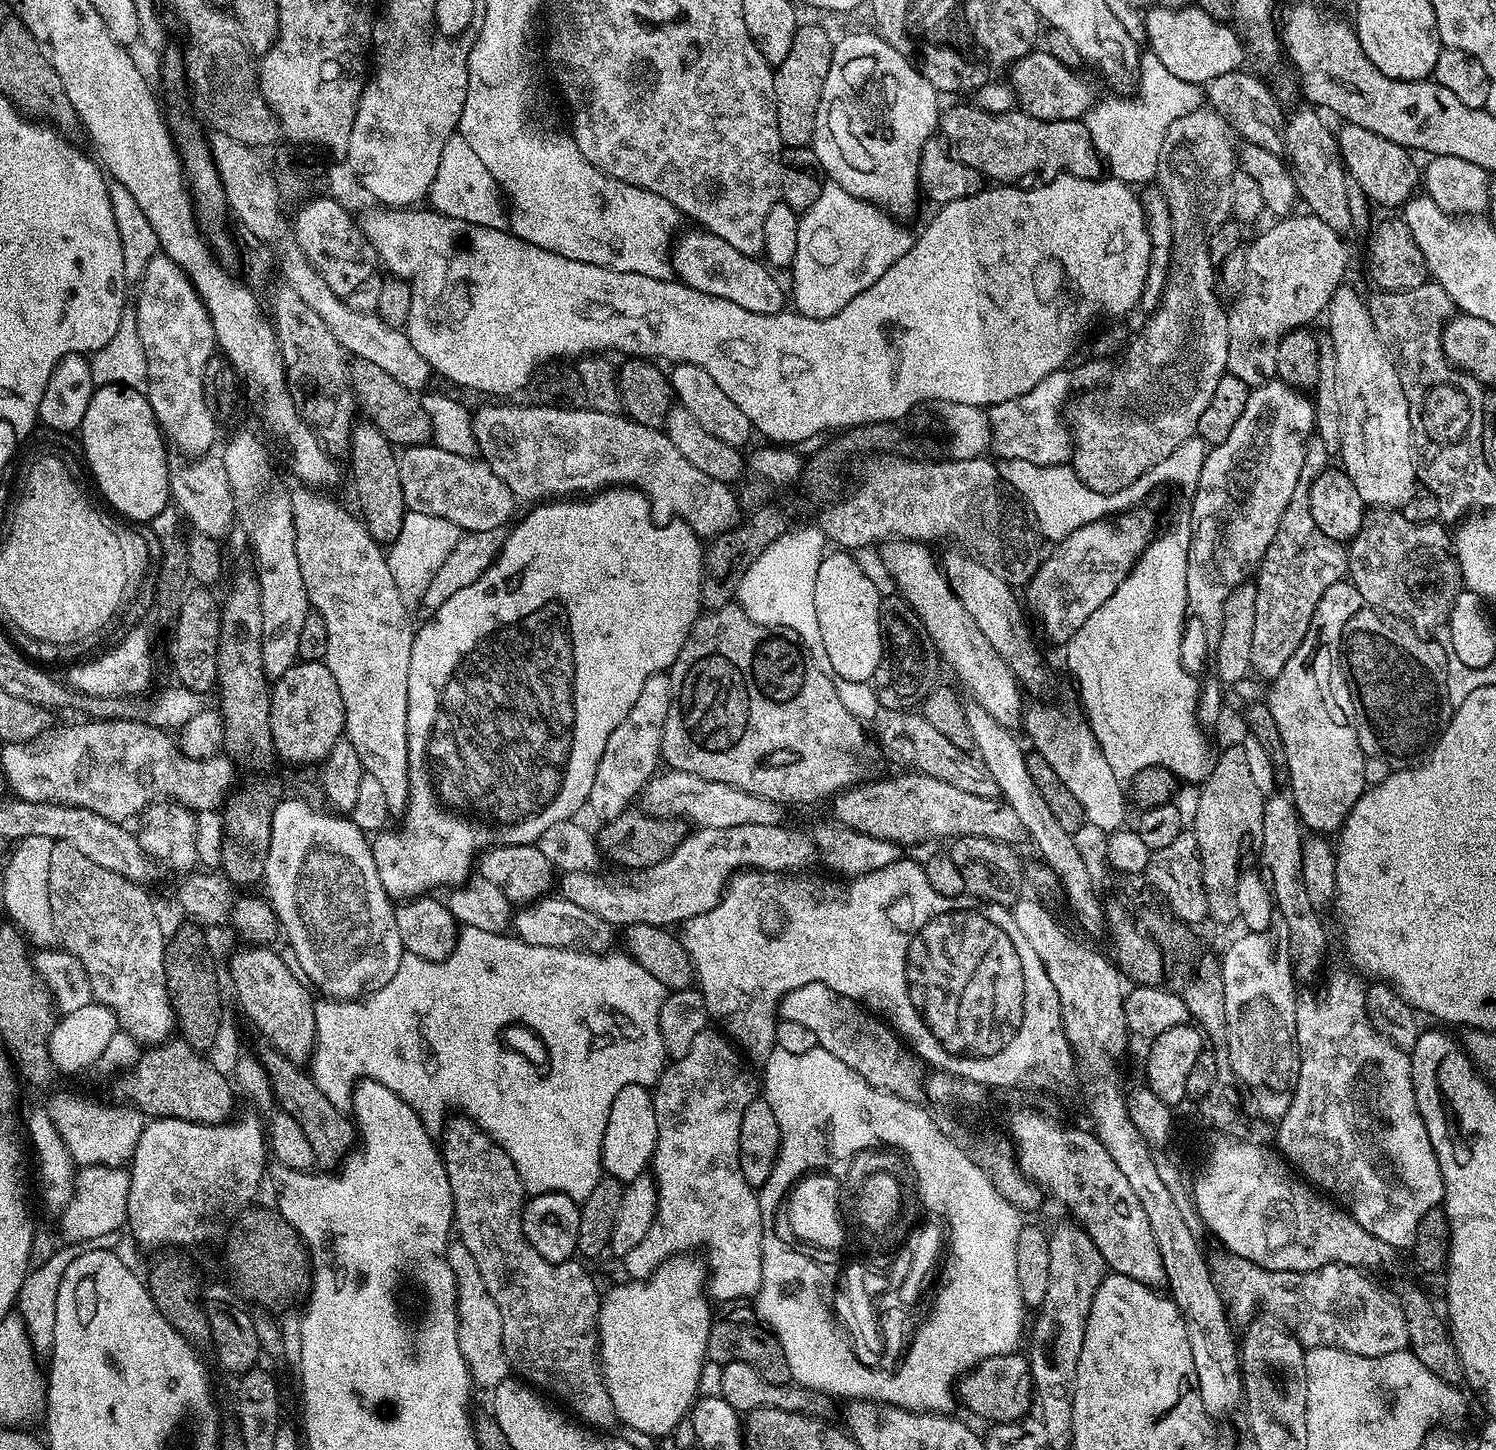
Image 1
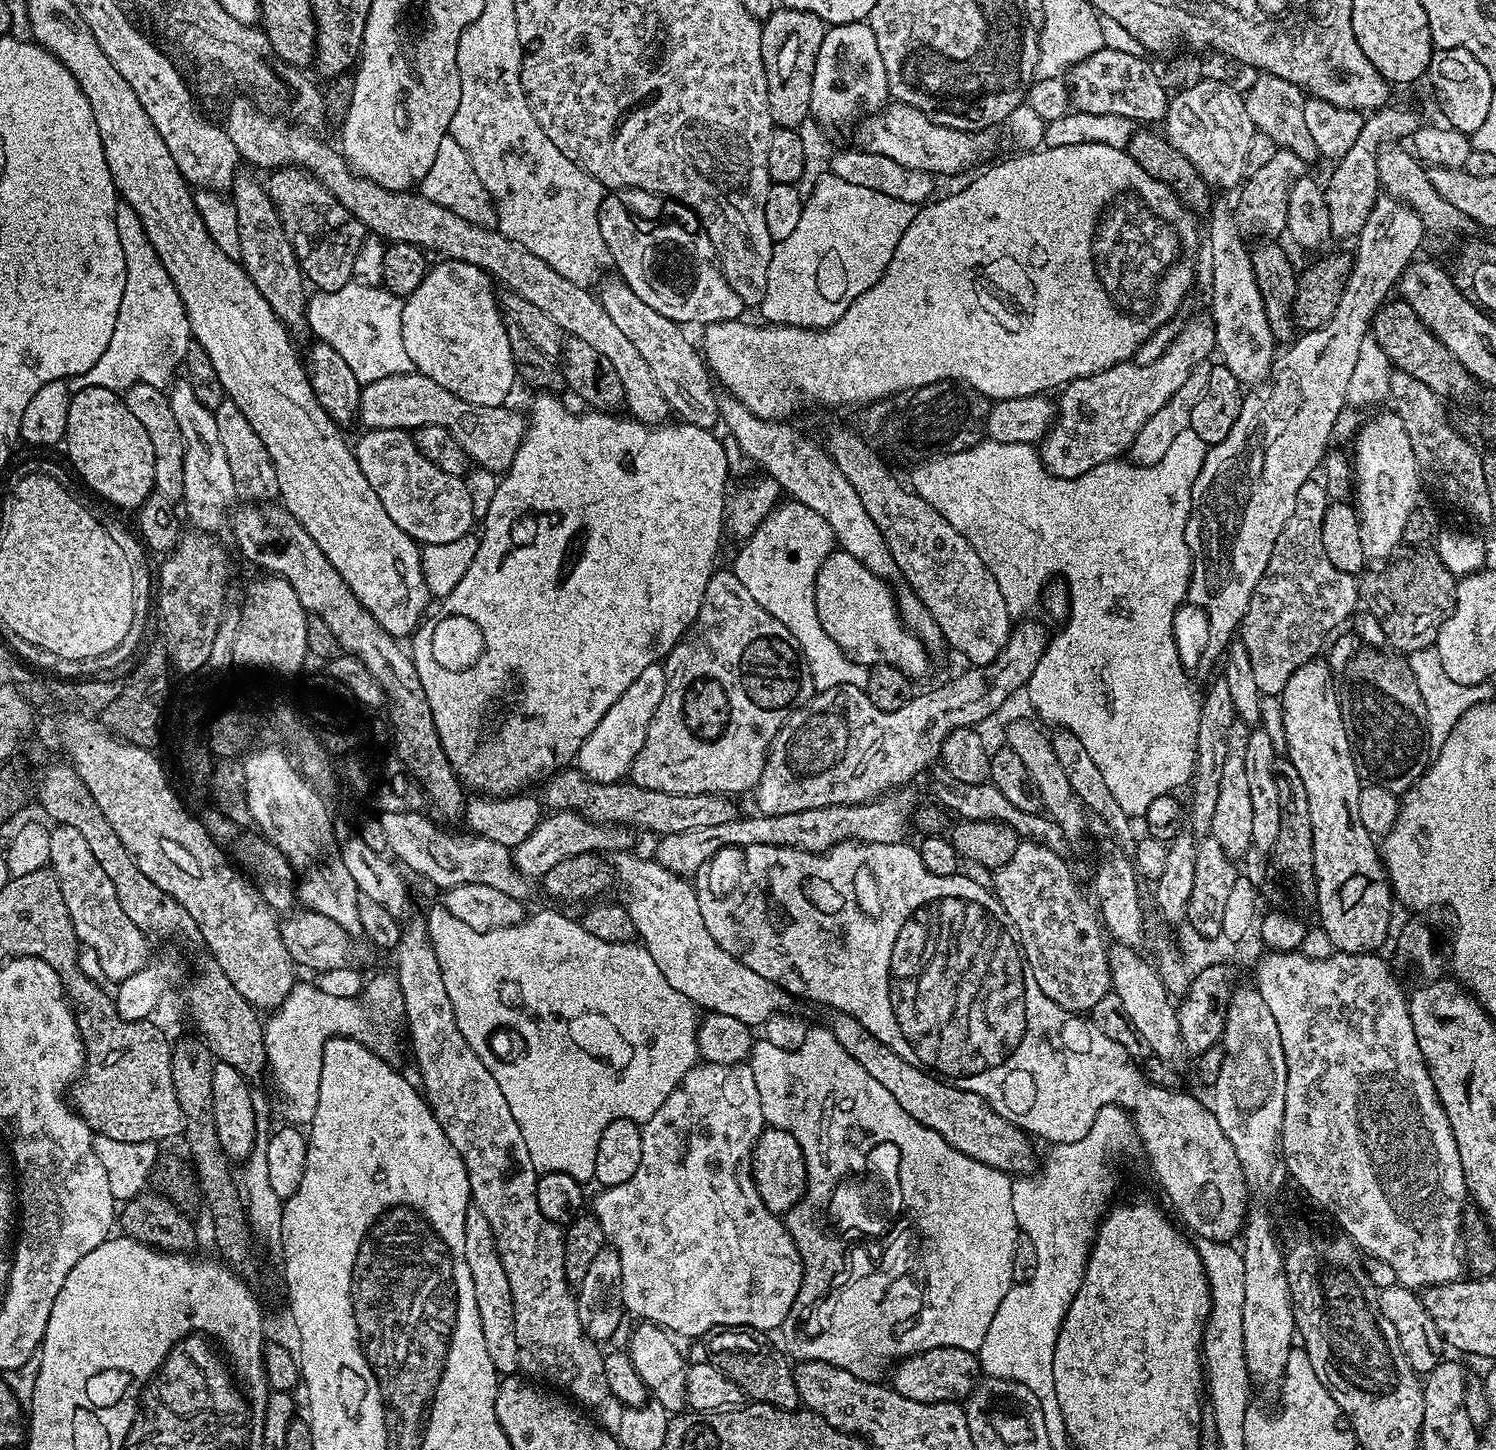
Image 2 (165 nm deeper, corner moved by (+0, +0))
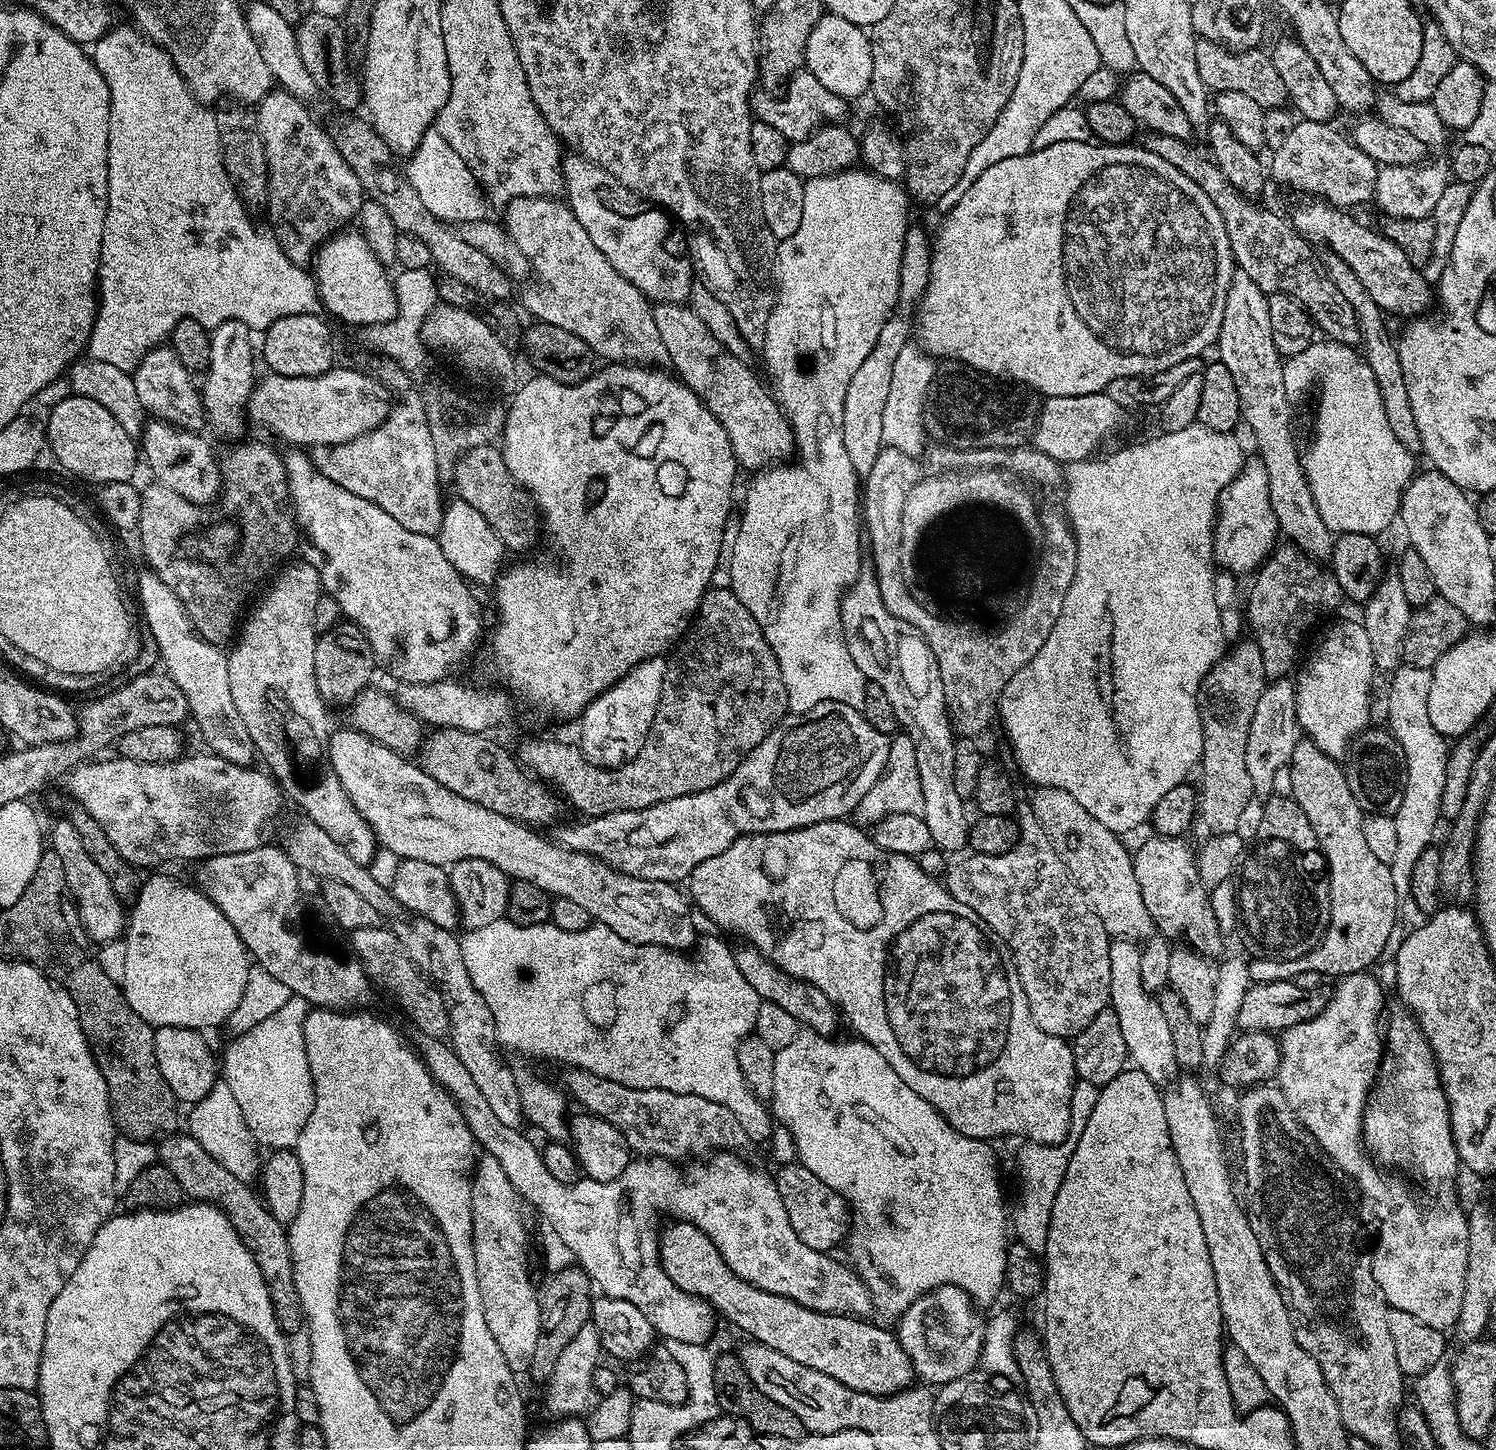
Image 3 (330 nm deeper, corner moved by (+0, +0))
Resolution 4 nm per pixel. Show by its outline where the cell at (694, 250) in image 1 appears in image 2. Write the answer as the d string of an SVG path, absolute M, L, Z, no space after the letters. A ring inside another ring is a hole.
M621 188L615 194L605 195L600 203L600 229L602 240L608 247L611 263L616 263L619 277L624 283L646 302L653 310L658 310L662 318L670 318L675 324L703 326L714 322L738 320L745 315L746 306L738 294L726 282L724 272L716 259L712 248L712 239L707 232L698 230L698 217L691 208L679 200L669 200L662 196L653 196L637 188Z

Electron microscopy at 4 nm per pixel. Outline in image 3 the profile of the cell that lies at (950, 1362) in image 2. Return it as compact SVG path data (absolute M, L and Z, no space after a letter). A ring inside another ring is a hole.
M683 1222L669 1223L669 1228L665 1227L659 1233L660 1238L660 1264L664 1267L664 1273L670 1278L670 1282L674 1282L674 1286L678 1286L678 1290L682 1290L691 1296L697 1296L699 1300L704 1300L712 1305L713 1309L721 1317L724 1316L736 1328L741 1328L745 1332L745 1337L751 1338L755 1343L762 1346L770 1346L770 1350L778 1350L778 1354L786 1354L786 1358L794 1358L794 1362L802 1362L802 1366L810 1366L814 1370L818 1370L822 1374L830 1374L830 1378L834 1378L834 1382L842 1382L842 1386L850 1386L850 1390L858 1390L862 1394L874 1394L875 1396L892 1396L895 1392L900 1392L904 1388L913 1387L914 1373L912 1371L912 1363L906 1354L906 1350L900 1345L899 1335L887 1332L884 1328L879 1328L873 1321L868 1318L859 1316L845 1316L838 1312L815 1312L806 1306L802 1306L798 1302L794 1302L790 1298L782 1298L782 1294L770 1294L766 1290L762 1290L758 1286L754 1286L750 1282L746 1282L742 1278L738 1278L738 1274L734 1274L734 1270L730 1270L730 1266L726 1266L726 1262L722 1258L722 1254L718 1250L718 1246L714 1246L714 1242L710 1242L710 1238L706 1238L706 1234L702 1234L702 1230L698 1230L698 1226L686 1224Z

